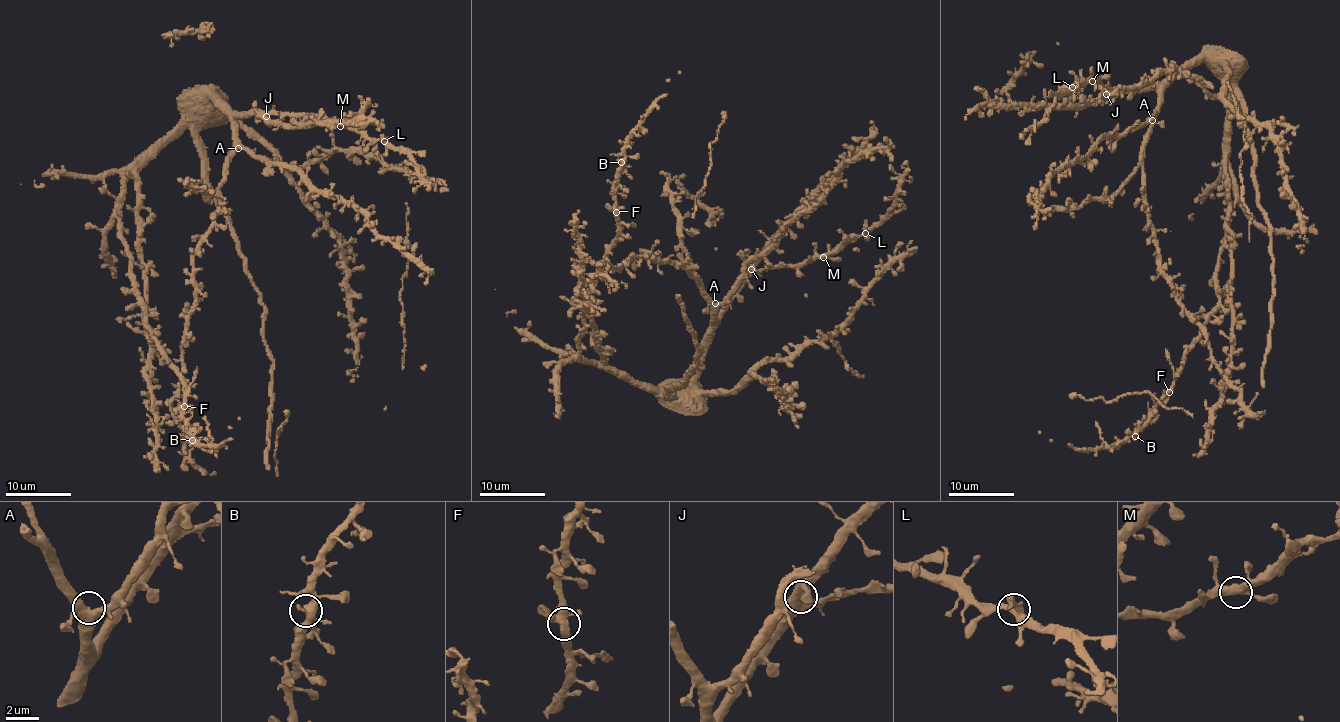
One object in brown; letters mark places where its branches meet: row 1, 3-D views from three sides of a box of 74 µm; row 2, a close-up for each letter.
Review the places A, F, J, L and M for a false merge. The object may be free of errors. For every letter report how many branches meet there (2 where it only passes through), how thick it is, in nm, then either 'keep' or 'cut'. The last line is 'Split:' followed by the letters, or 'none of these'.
A: 4 | 480 nm | keep
F: 4 | 400 nm | keep
J: 4 | 480 nm | keep
L: 4 | 320 nm | keep
M: 4 | 360 nm | keep
Split: none of these

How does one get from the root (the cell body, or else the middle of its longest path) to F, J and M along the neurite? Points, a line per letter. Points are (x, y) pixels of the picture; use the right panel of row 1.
F: (1231, 178), (1235, 205), (1227, 242), (1219, 254), (1219, 308), (1186, 354), (1169, 391)
J: (1231, 178), (1226, 85), (1204, 60), (1152, 85), (1131, 88), (1121, 86), (1106, 94)
M: (1231, 178), (1226, 85), (1204, 60), (1149, 86), (1121, 85), (1107, 90), (1098, 76), (1092, 77), (1092, 81)

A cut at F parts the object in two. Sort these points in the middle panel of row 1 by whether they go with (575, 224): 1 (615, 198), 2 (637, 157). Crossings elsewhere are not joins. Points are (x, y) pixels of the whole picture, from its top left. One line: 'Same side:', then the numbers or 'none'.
Same side: none

